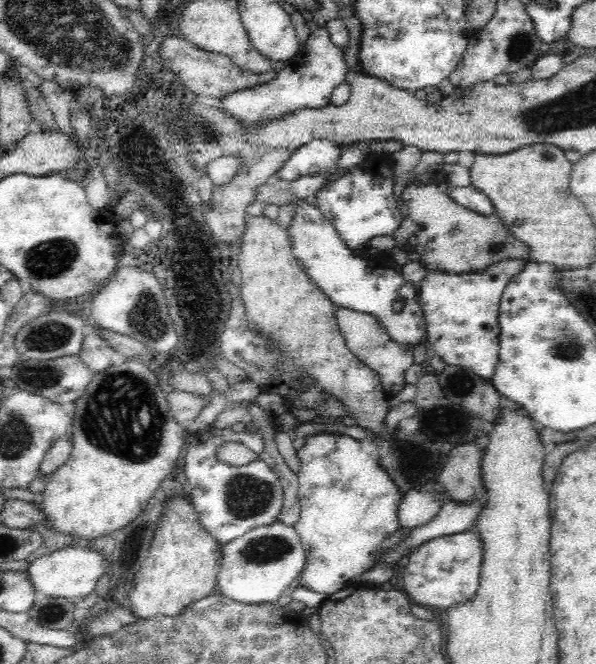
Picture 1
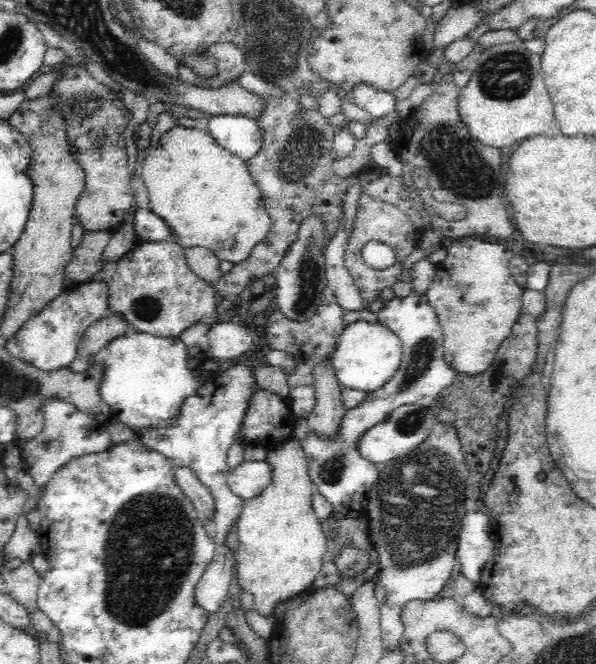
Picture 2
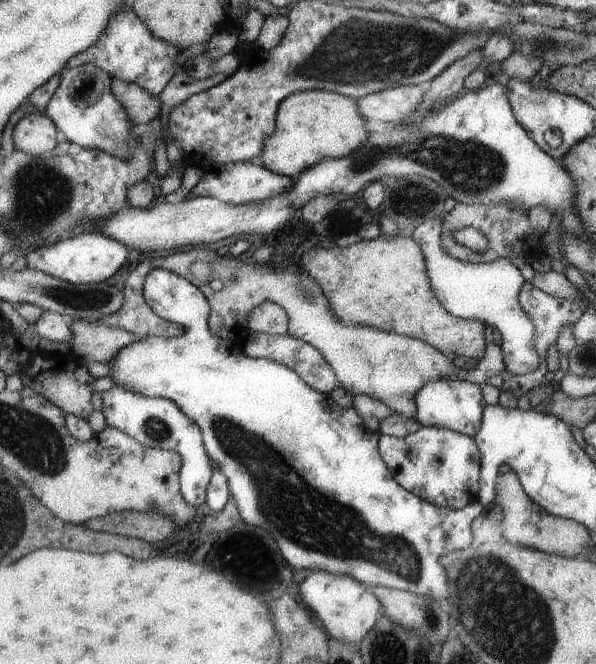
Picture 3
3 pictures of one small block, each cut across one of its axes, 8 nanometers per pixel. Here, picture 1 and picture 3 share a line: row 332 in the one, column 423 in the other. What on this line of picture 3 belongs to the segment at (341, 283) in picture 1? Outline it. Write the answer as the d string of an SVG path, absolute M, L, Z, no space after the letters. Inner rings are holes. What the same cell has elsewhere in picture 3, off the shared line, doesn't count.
M437 378L437 380L429 380L429 383L416 393L415 407L417 411L414 418L419 422L420 427L441 426L449 428L453 432L473 437L480 431L485 404L479 385L463 380Z

